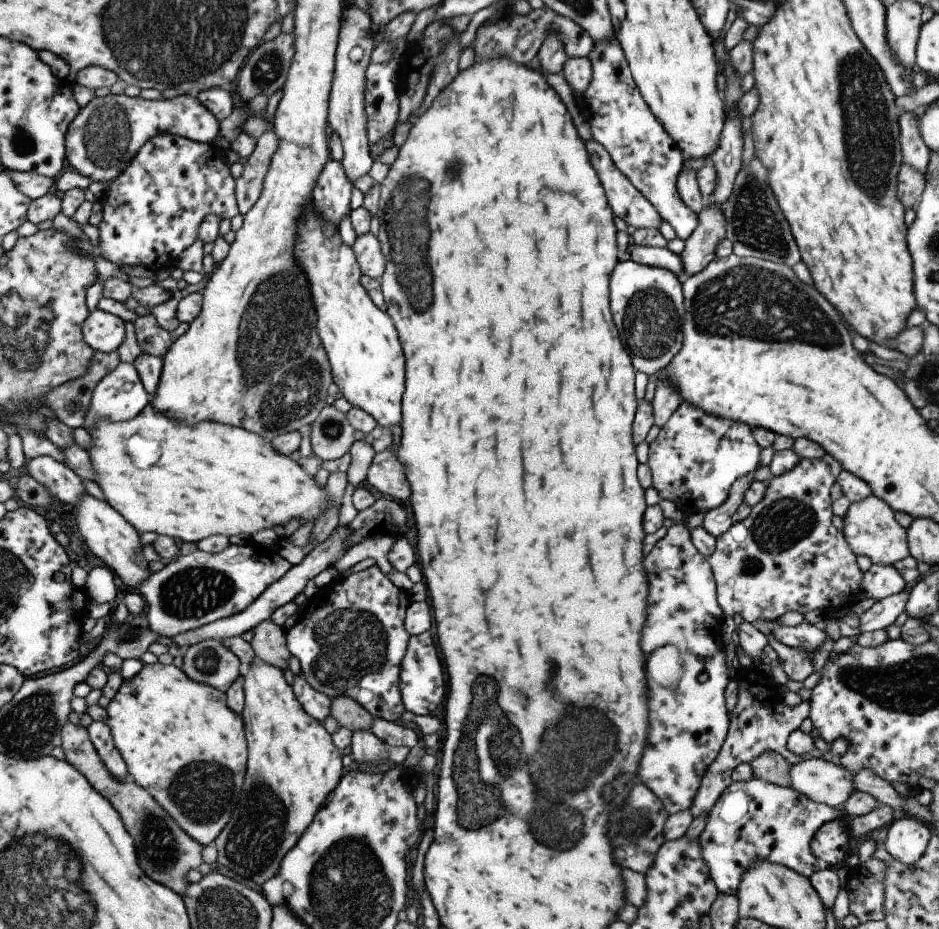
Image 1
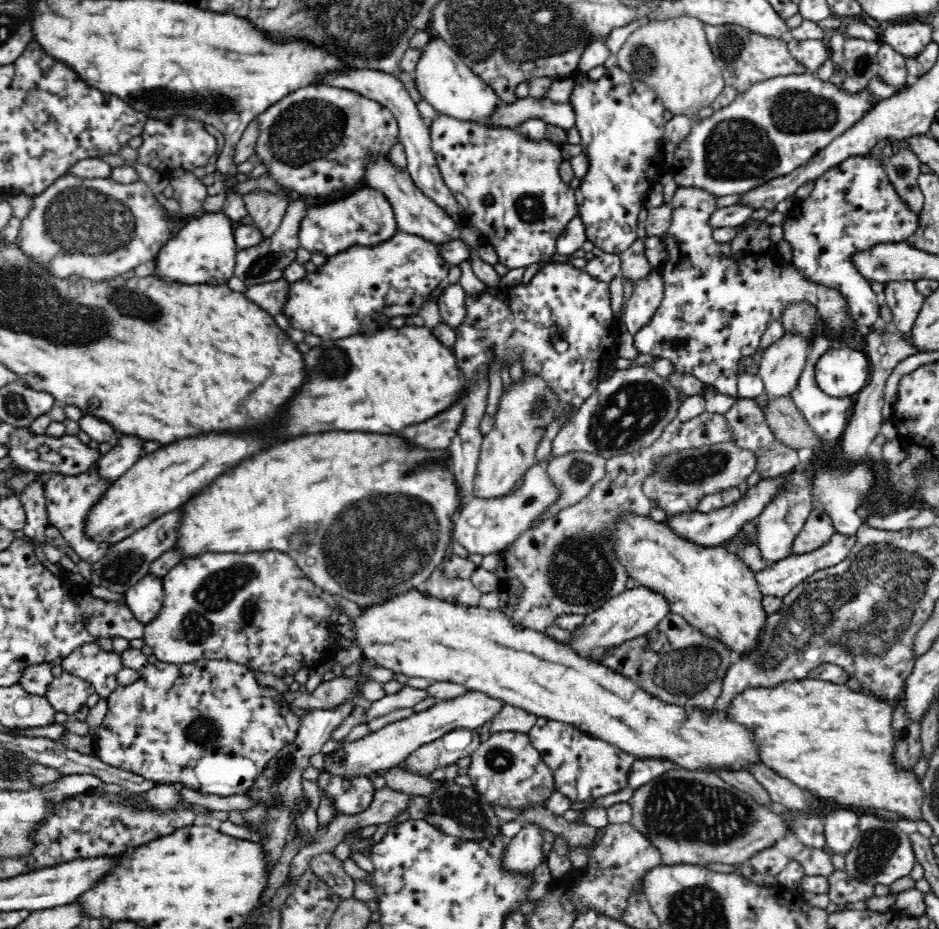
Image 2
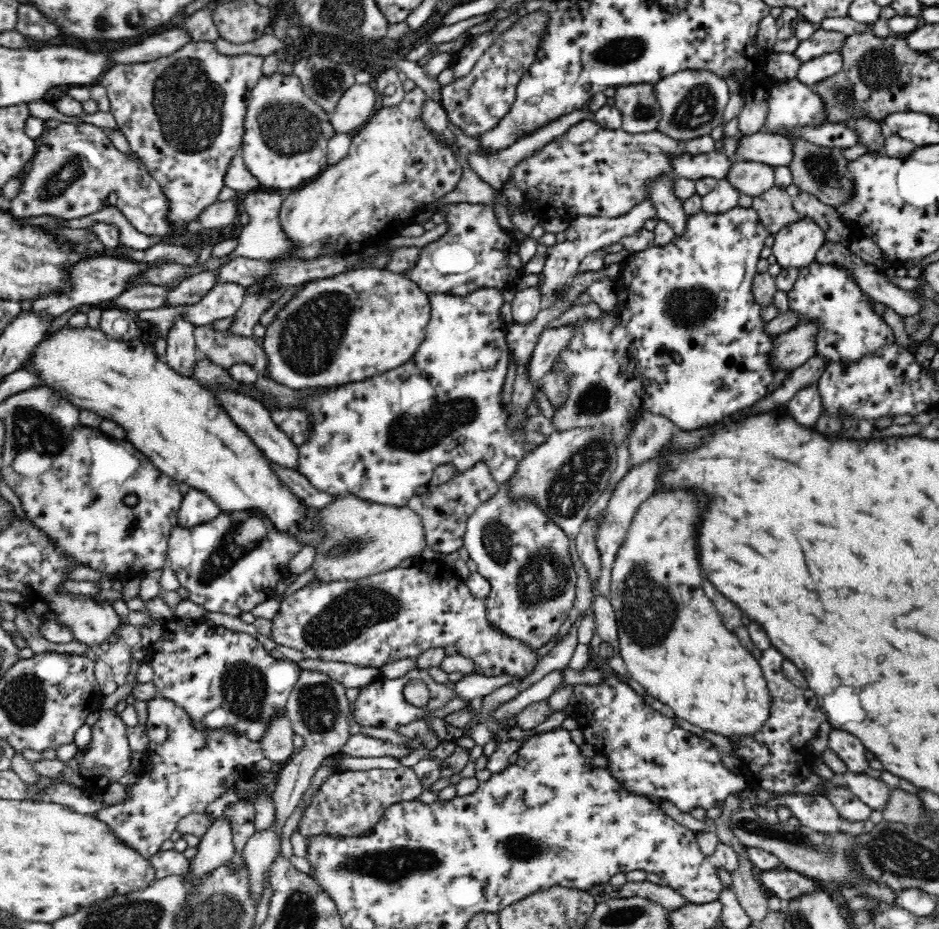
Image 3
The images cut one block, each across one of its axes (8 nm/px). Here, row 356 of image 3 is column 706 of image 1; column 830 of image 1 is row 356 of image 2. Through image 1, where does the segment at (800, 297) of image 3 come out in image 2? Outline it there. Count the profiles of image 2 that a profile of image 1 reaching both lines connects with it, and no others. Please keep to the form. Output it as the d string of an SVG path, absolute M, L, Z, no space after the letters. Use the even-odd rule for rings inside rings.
M823 332L821 336L815 336L812 342L809 342L809 350L806 356L806 364L804 370L798 379L794 390L791 392L791 398L795 405L804 415L808 425L814 431L815 438L820 437L824 442L832 442L838 440L842 436L846 425L848 424L851 410L853 409L854 396L844 398L834 398L828 396L819 386L815 377L816 362L822 354L828 352L831 348L837 347L836 335L830 335L828 332Z

